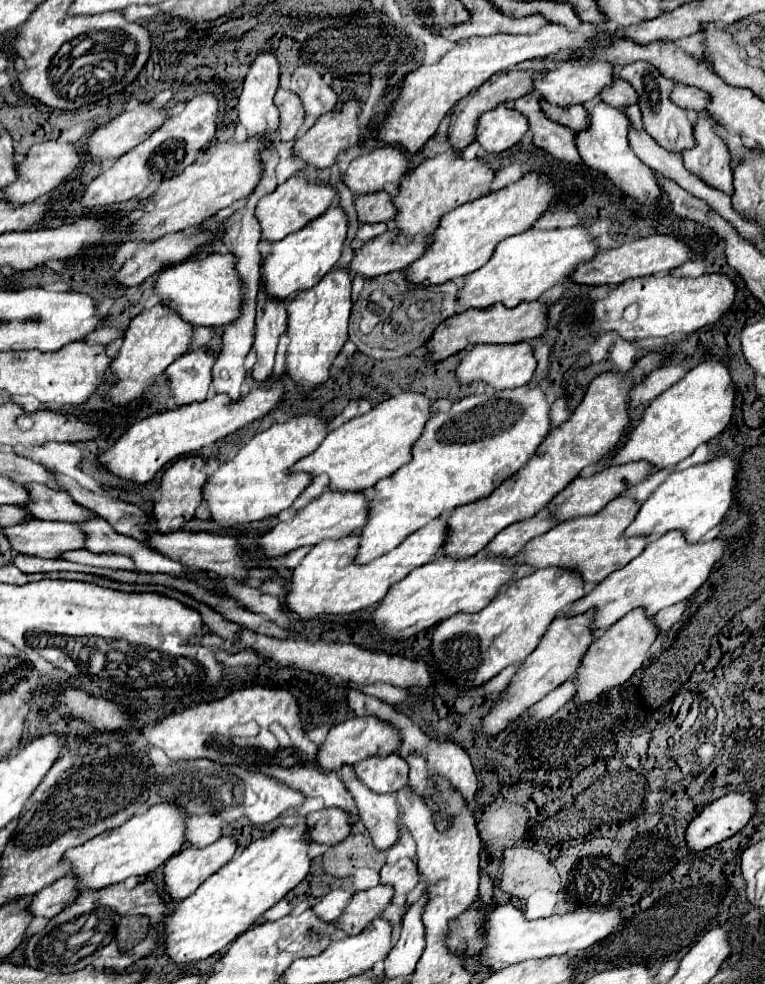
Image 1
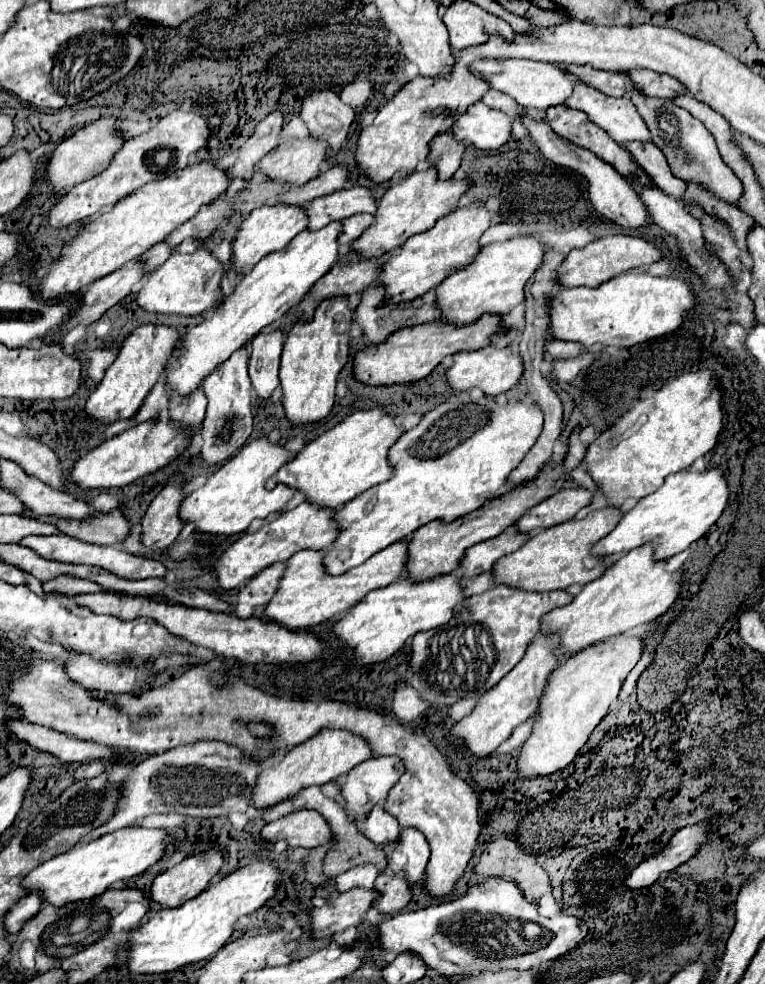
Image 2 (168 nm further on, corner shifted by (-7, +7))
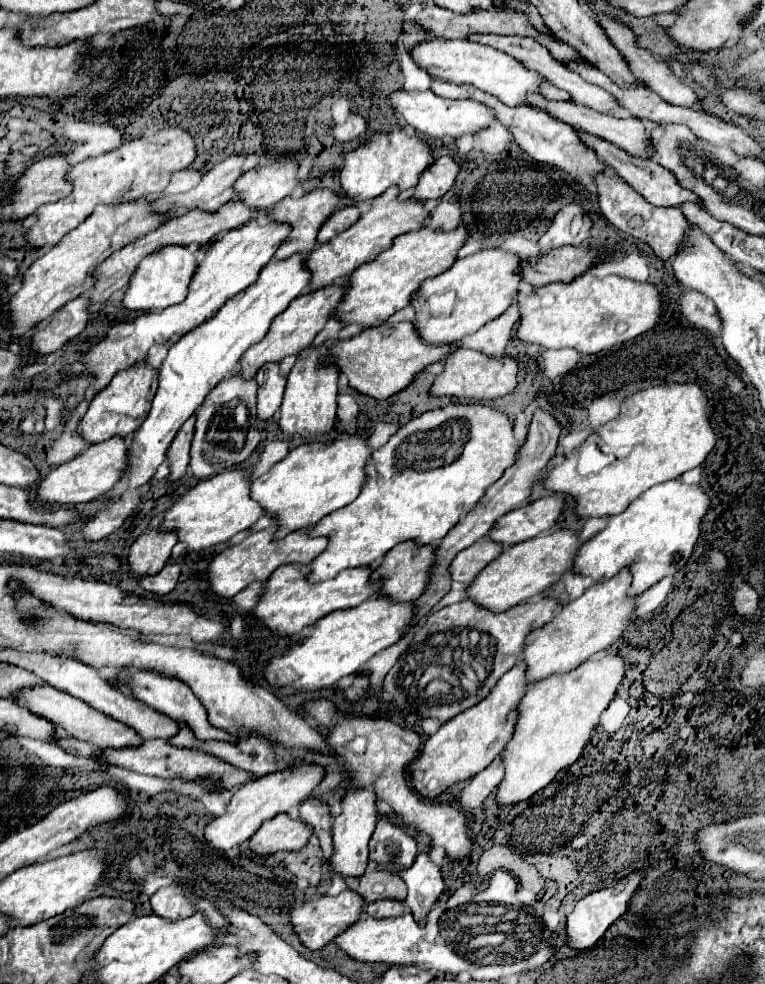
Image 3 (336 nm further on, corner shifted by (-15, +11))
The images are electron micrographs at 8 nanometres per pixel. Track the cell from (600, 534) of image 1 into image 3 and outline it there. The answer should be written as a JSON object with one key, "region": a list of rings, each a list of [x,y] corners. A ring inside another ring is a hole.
{"region":[[[552,531],[548,535],[540,535],[528,539],[524,543],[506,547],[490,565],[486,565],[476,579],[466,587],[466,595],[470,601],[478,603],[488,611],[508,611],[510,607],[528,601],[530,597],[542,593],[546,587],[556,583],[564,573],[570,573],[574,555],[582,541],[572,531]]]}

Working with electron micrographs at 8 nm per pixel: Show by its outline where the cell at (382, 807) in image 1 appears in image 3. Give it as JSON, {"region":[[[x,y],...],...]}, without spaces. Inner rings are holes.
{"region":[[[418,853],[414,865],[402,873],[402,879],[408,887],[406,905],[410,913],[424,925],[426,915],[430,913],[432,905],[438,901],[440,893],[444,891],[444,881],[438,867],[432,863],[430,855]]]}

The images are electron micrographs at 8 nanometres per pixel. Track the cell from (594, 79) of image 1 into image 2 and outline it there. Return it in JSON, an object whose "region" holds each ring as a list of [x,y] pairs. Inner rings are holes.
{"region":[[[484,59],[484,61],[472,63],[470,69],[482,79],[486,79],[494,89],[514,97],[522,107],[528,107],[528,109],[548,109],[548,107],[560,105],[568,101],[568,97],[572,95],[572,87],[576,87],[578,83],[584,83],[580,81],[580,77],[574,77],[574,73],[570,73],[566,67],[562,69],[556,63],[542,63],[542,61],[530,61],[530,59]]]}

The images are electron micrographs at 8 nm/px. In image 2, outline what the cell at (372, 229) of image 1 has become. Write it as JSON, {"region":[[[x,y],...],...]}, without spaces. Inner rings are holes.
{"region":[[[356,213],[356,215],[348,217],[348,219],[344,221],[344,229],[342,229],[340,237],[338,237],[340,245],[350,247],[350,245],[360,237],[360,233],[364,233],[364,229],[368,229],[368,227],[372,225],[374,219],[376,219],[376,217],[370,215],[370,213]]]}

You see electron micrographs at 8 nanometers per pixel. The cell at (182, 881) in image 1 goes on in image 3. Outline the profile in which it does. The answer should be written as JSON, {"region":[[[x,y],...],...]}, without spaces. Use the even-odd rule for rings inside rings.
{"region":[[[168,885],[158,889],[150,897],[150,907],[154,915],[164,917],[168,921],[178,921],[194,913],[190,899],[184,893],[180,893],[180,885]]]}

